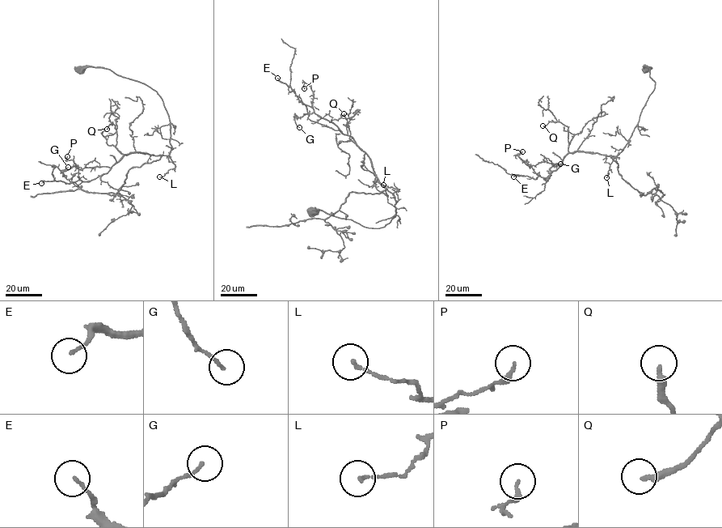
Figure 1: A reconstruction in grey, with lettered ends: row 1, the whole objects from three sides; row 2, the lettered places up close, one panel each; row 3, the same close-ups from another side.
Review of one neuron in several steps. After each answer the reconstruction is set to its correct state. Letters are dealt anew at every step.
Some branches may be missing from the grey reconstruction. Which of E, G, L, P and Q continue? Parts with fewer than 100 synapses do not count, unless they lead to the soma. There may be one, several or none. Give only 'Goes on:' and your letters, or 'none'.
Goes on: none

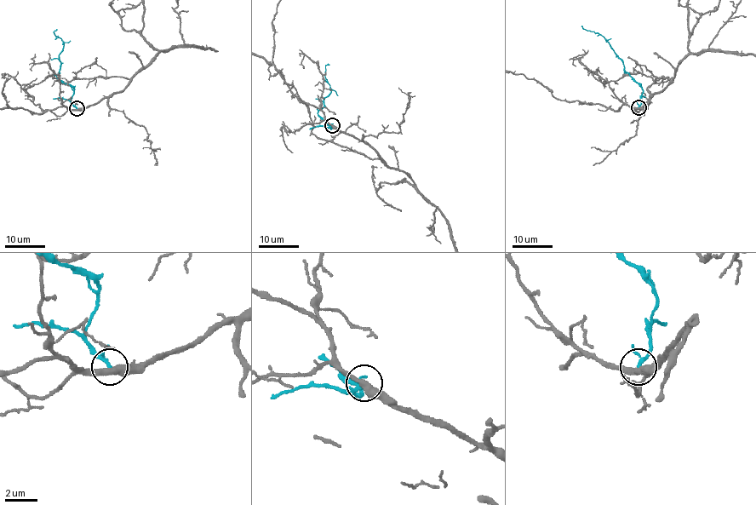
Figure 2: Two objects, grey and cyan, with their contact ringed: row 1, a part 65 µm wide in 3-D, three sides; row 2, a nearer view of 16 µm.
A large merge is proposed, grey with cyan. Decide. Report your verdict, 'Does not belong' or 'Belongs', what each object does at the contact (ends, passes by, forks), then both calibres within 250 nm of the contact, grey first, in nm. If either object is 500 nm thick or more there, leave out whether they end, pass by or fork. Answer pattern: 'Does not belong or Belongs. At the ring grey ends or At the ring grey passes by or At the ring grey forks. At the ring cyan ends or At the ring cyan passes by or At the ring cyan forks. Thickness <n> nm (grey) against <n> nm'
Does not belong. At the ring grey passes by. At the ring cyan passes by. Thickness 400 nm (grey) against 160 nm

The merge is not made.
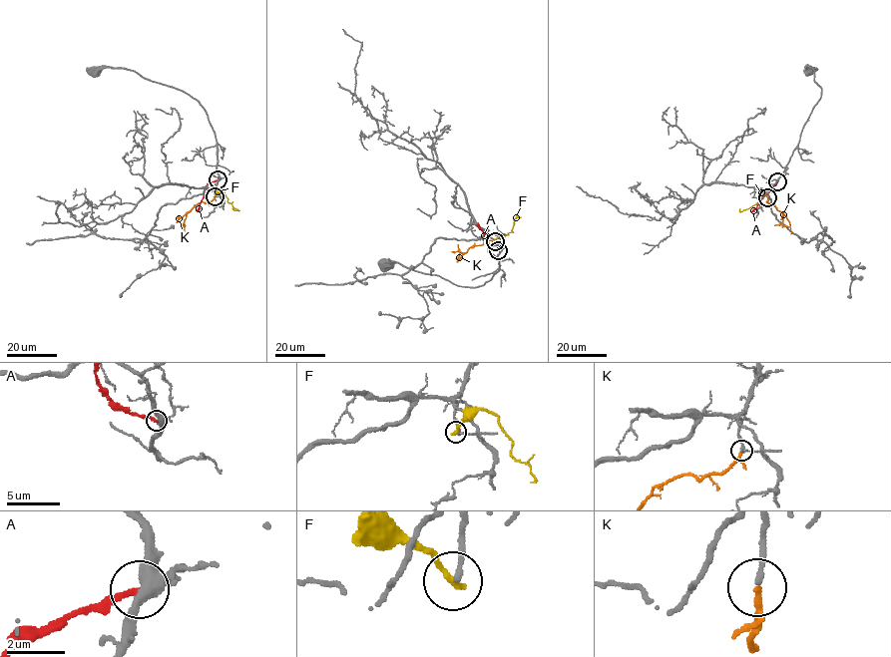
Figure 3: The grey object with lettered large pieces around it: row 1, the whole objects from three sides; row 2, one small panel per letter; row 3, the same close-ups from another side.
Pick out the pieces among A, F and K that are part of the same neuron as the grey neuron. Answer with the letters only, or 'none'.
K

